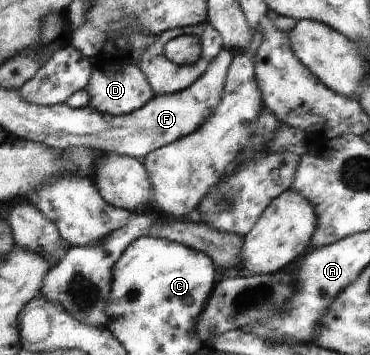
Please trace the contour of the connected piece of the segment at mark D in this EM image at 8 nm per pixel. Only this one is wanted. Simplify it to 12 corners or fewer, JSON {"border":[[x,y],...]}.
{"border":[[122,61],[95,65],[88,107],[116,116],[156,95],[143,71]]}

